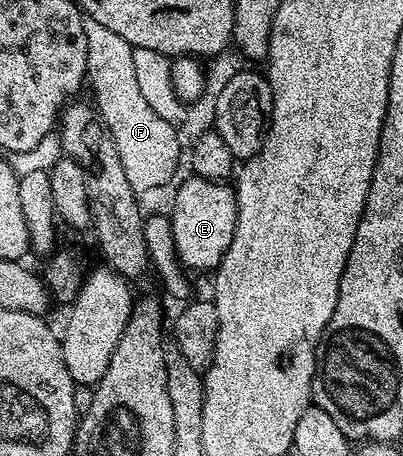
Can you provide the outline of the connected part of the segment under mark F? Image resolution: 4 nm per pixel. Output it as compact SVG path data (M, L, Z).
M83 16L82 21L84 22L84 38L86 38L88 47L87 81L89 87L92 86L95 109L103 124L112 134L116 152L120 156L120 162L123 163L124 174L127 175L132 190L139 196L145 196L146 193L166 185L174 176L178 158L182 153L182 147L177 139L177 127L156 115L143 97L136 79L134 48L131 44L125 42L120 34L106 29L105 26L96 21L96 18Z

